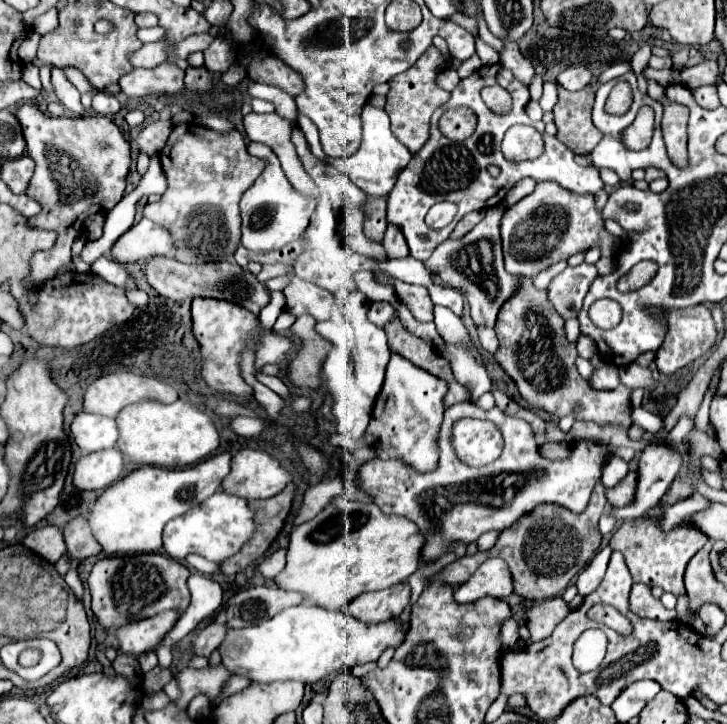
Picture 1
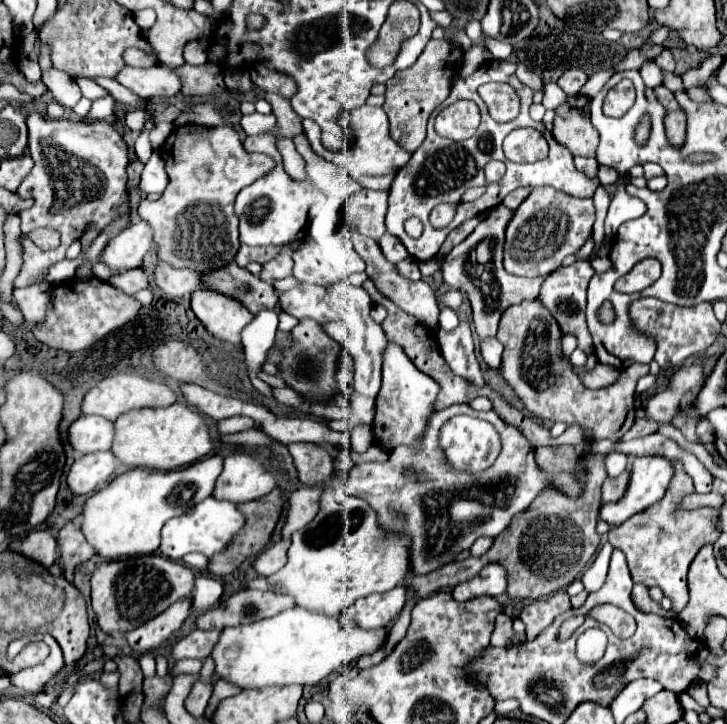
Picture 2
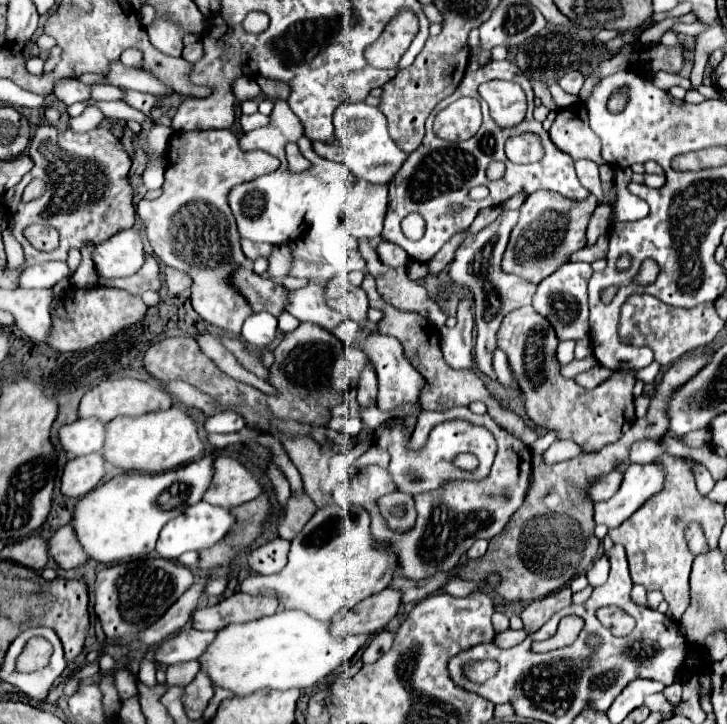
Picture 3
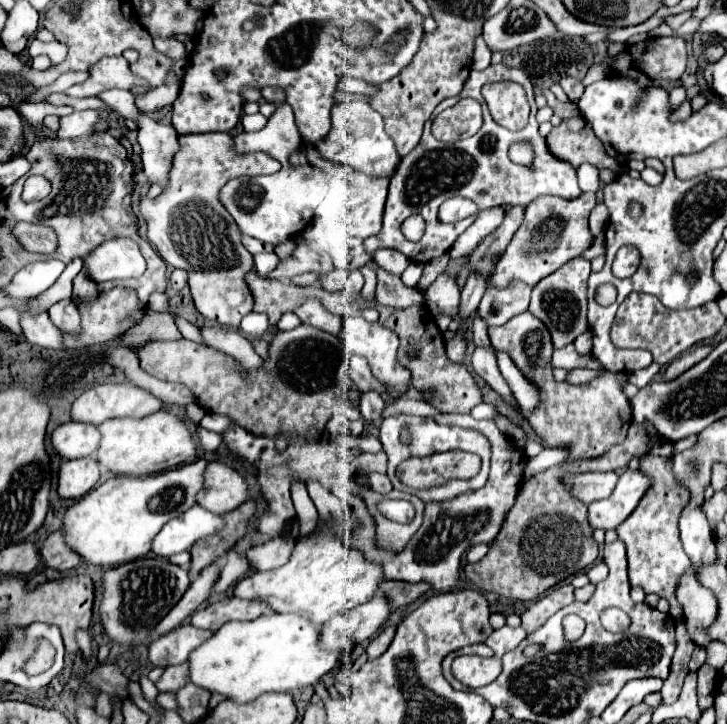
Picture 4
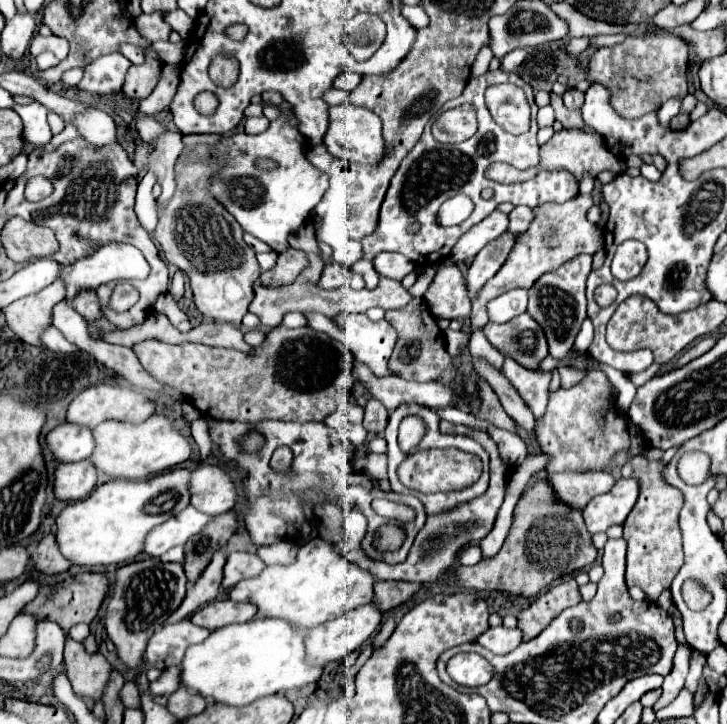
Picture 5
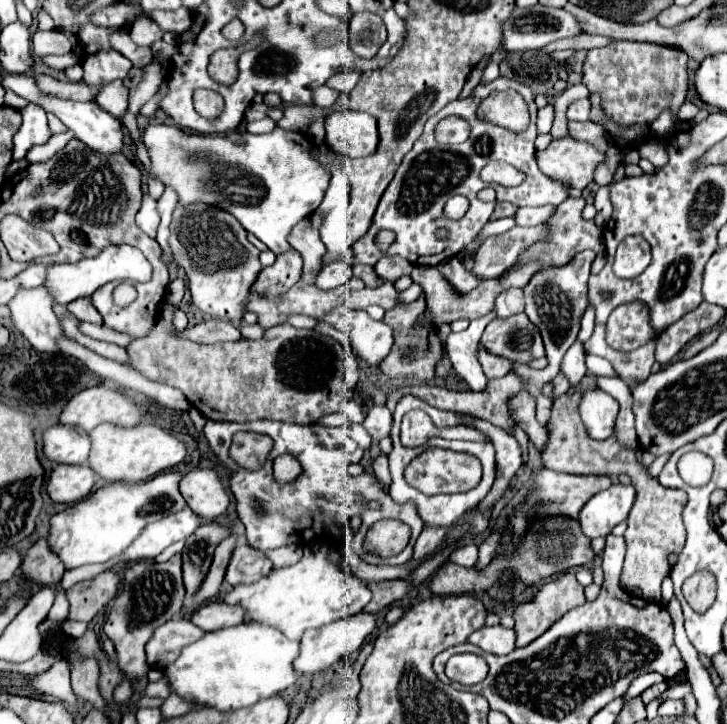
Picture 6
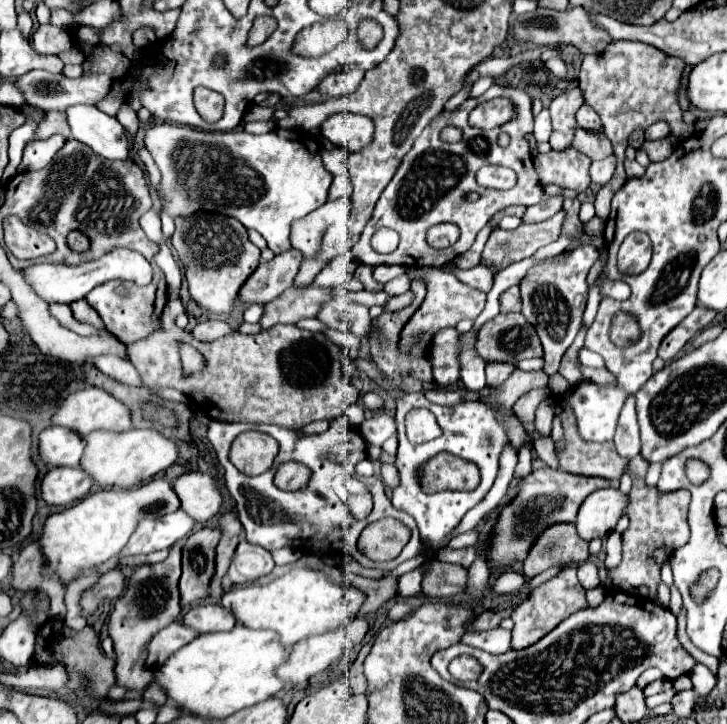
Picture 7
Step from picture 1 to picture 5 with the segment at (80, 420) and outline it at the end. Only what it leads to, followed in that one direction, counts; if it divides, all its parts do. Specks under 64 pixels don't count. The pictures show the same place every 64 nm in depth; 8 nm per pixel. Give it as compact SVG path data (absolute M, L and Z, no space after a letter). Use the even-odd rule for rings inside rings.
M60 424L48 436L46 444L60 462L86 460L94 452L94 432L80 424Z

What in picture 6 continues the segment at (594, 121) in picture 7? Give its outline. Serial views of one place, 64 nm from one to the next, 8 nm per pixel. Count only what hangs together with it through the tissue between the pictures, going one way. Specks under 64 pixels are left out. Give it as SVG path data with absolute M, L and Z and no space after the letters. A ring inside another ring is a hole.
M588 98L570 102L566 116L572 120L588 120Z

